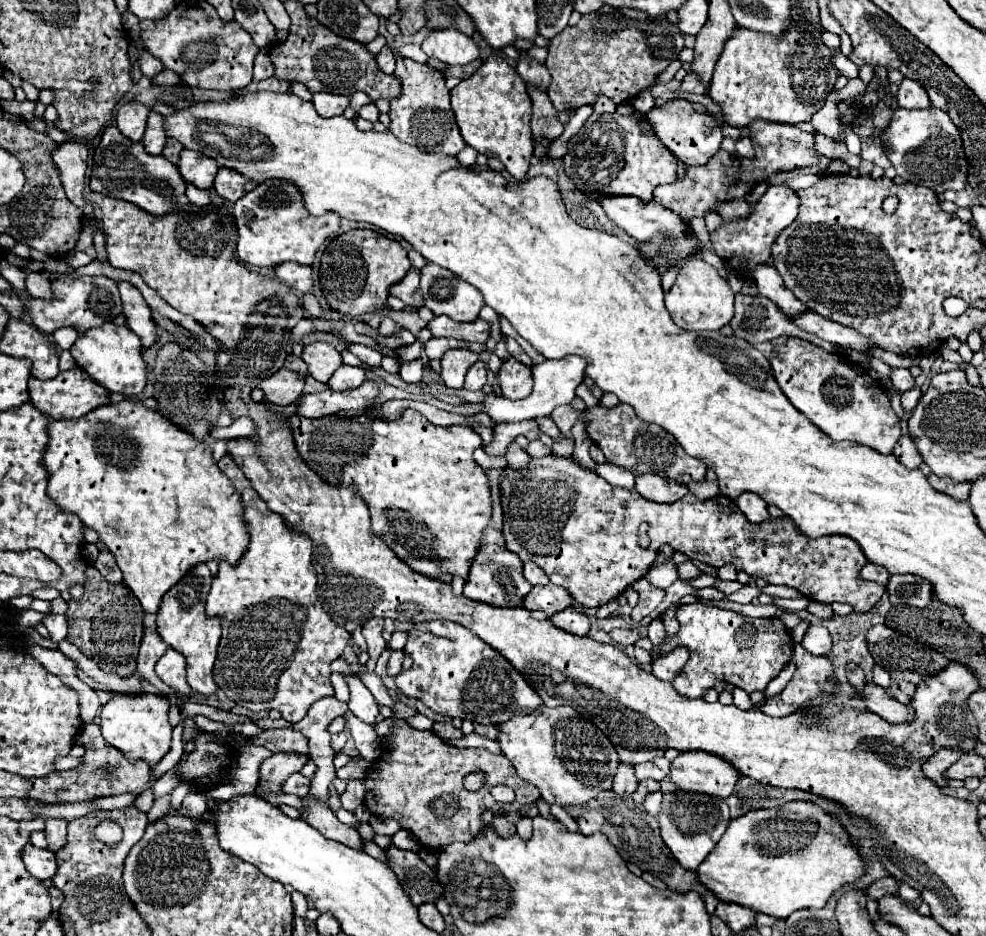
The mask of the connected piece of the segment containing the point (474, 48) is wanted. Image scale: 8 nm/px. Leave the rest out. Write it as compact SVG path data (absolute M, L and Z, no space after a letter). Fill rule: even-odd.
M456 29L430 31L422 41L422 51L428 57L436 57L448 65L468 65L478 59L478 45Z

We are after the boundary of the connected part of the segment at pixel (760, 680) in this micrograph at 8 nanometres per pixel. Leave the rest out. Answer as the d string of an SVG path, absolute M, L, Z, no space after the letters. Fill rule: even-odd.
M696 601L678 607L678 623L680 623L678 633L664 639L662 655L670 653L676 647L688 649L690 659L672 681L674 689L686 697L702 697L704 691L714 687L716 681L730 683L734 687L744 689L746 693L764 691L768 683L792 659L794 641L790 637L790 631L784 627L784 623L778 617L752 619L728 609L702 605ZM710 615L720 615L718 627L716 627L716 617L712 623Z

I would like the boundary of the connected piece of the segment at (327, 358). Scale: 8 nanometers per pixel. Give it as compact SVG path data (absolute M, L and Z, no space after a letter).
M308 343L308 345L304 345L302 359L308 365L310 377L314 377L320 383L326 383L332 377L332 373L342 365L340 353L328 343Z

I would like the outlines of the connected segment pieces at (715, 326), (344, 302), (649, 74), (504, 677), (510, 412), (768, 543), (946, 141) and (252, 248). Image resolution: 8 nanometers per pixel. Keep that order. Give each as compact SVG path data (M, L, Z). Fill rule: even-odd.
M688 259L678 271L678 279L666 293L666 307L674 323L688 331L718 331L734 317L734 293L726 279L702 259Z
M354 229L328 243L320 261L320 285L332 311L360 321L362 315L388 307L390 287L408 273L410 261L398 241L370 229Z
M602 5L598 11L582 15L578 25L566 27L566 31L562 31L550 41L548 45L550 53L546 57L546 67L552 75L552 81L548 85L550 101L554 103L556 111L594 105L598 95L606 95L616 105L626 103L634 99L640 91L644 91L648 85L652 85L658 73L662 73L662 69L670 61L678 59L678 53L682 49L684 49L682 31L666 17L648 17L644 11L638 11L638 9L628 9L628 7L616 9L610 5Z
M426 621L416 623L408 631L408 643L404 647L412 655L414 665L410 671L396 675L396 687L400 693L420 699L428 709L444 717L458 717L478 721L484 725L498 725L522 711L534 711L542 707L534 689L498 655L492 647L482 643L472 631L452 621Z
M568 355L564 359L558 359L558 361L542 361L538 365L532 367L532 377L534 377L534 391L530 397L526 399L520 399L520 401L510 401L506 397L498 397L498 395L490 395L484 399L484 407L486 407L486 413L496 421L496 423L502 423L502 421L524 421L524 419L534 419L534 417L544 417L544 415L550 415L554 407L558 405L566 405L570 403L574 397L576 397L576 387L584 381L584 369L586 369L586 359L578 357L578 355Z
M548 455L540 459L530 459L526 467L512 469L504 467L500 477L500 503L504 511L504 541L506 549L516 553L524 563L532 561L544 569L548 579L554 585L564 587L576 605L582 607L602 607L608 601L616 599L626 587L634 581L642 579L652 567L658 549L662 545L670 545L674 551L688 555L694 561L702 561L716 569L732 563L736 571L744 571L750 577L766 579L772 585L788 585L798 593L812 601L820 603L850 603L854 611L870 611L878 599L884 595L882 585L874 581L862 581L858 577L860 569L868 563L862 555L860 547L856 547L854 539L832 535L822 539L806 539L790 519L770 519L770 523L750 525L746 523L742 511L736 507L732 499L722 495L700 501L692 493L684 495L676 503L660 505L648 499L642 499L634 489L622 489L606 483L594 471L580 467L572 457ZM640 523L648 523L650 547L638 547L638 527Z
M936 107L926 109L896 109L890 125L880 135L880 143L888 147L886 155L900 177L914 185L924 185L936 193L948 189L962 191L966 181L966 157L962 151L960 131L950 123L950 117Z
M266 181L254 191L234 203L234 219L238 227L238 257L246 265L254 267L276 267L282 261L296 261L312 265L320 245L338 231L340 217L326 213L322 217L310 215L302 207L302 195L292 183Z

